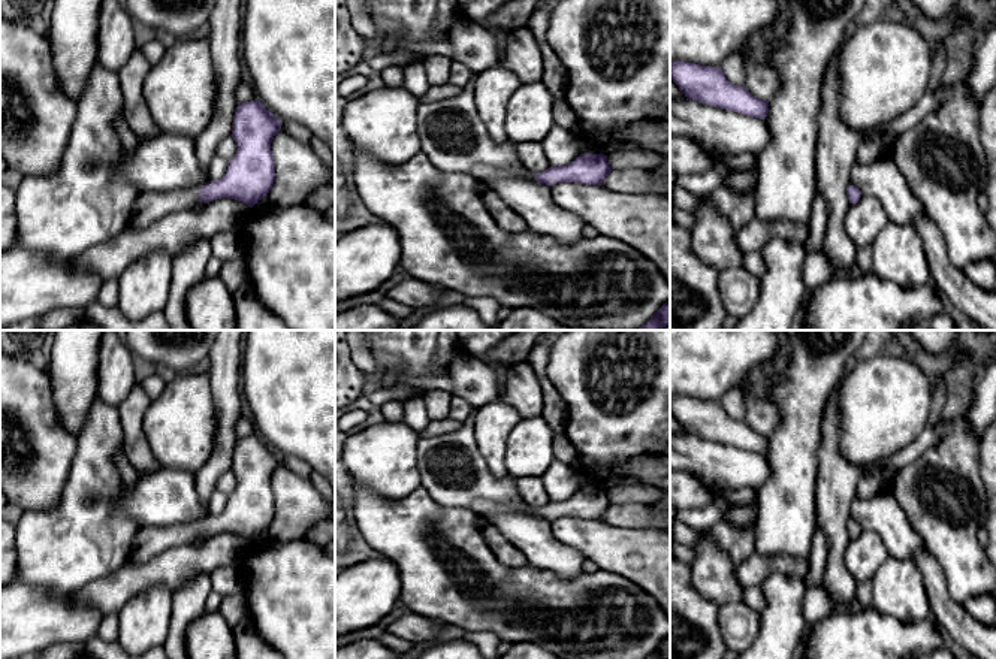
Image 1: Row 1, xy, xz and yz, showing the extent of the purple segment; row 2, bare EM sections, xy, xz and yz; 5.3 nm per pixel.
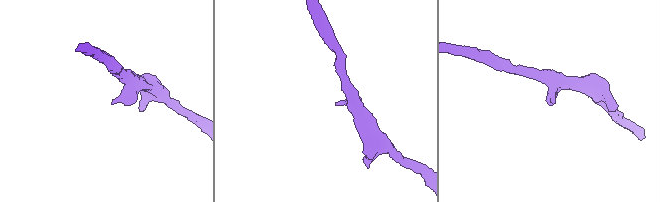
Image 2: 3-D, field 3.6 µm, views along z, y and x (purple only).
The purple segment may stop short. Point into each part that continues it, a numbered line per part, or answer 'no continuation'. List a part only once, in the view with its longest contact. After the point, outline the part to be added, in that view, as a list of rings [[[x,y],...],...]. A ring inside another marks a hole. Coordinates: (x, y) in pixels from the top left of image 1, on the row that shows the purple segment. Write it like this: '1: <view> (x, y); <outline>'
1: xy (150, 206); [[[211,181],[202,185],[206,187]],[[202,185],[170,191],[141,193],[135,200],[129,227],[145,229],[172,212],[194,208],[199,203]]]

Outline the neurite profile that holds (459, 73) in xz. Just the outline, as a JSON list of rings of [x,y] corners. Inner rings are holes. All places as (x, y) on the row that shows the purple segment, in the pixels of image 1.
[[[453,61],[450,69],[449,84],[462,88],[473,78],[473,75],[474,73],[465,64]]]

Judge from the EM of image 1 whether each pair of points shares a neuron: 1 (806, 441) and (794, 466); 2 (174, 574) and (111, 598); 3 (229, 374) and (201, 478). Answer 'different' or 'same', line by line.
1: same
2: same
3: same

